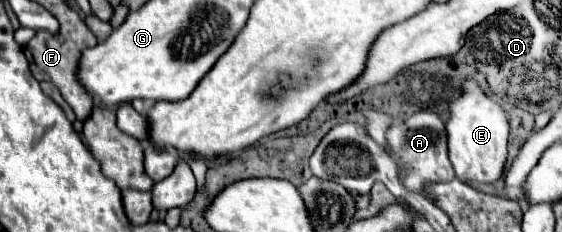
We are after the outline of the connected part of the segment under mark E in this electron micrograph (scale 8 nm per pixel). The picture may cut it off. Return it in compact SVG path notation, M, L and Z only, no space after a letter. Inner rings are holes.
M465 79L461 95L449 103L447 147L455 175L475 183L495 183L503 175L507 161L507 135L509 123L505 111L485 95L475 79Z

